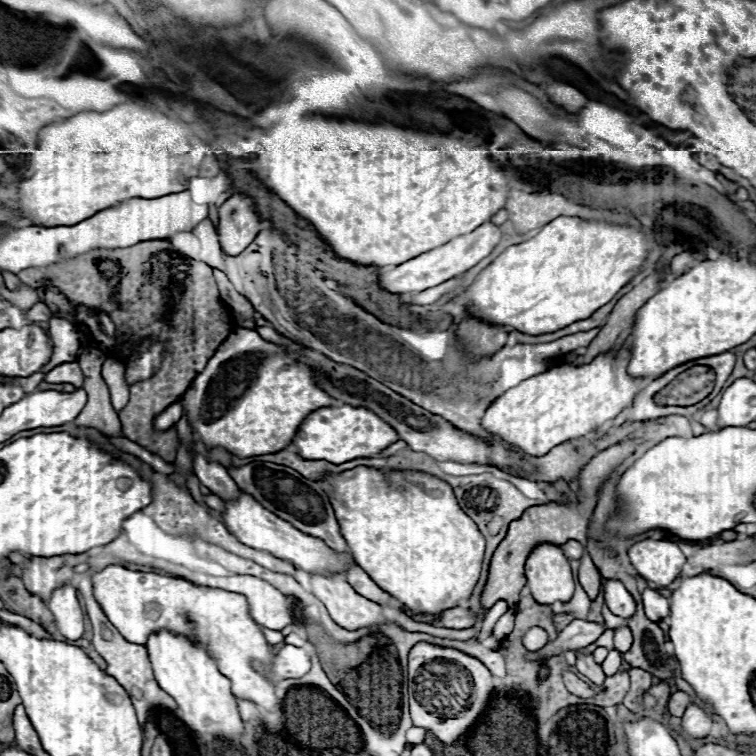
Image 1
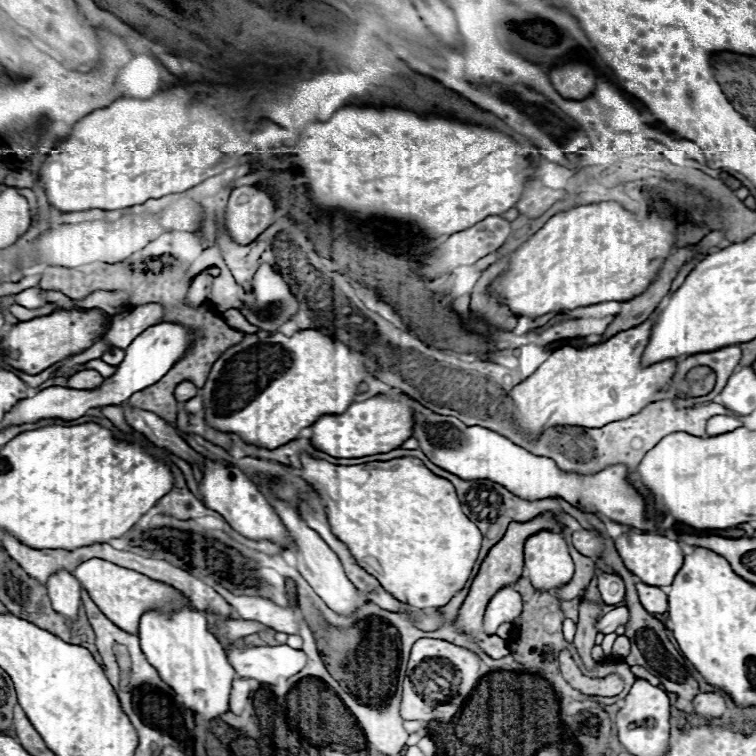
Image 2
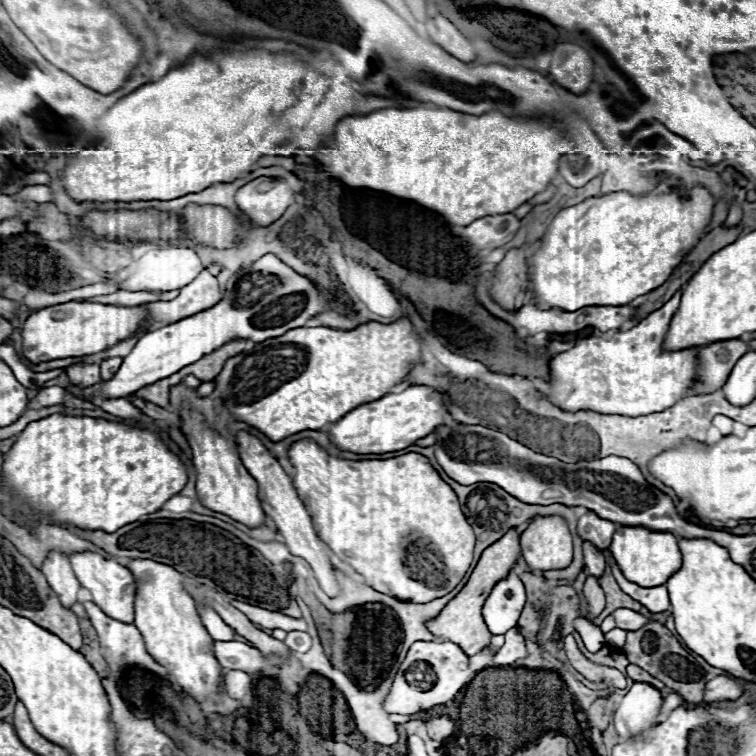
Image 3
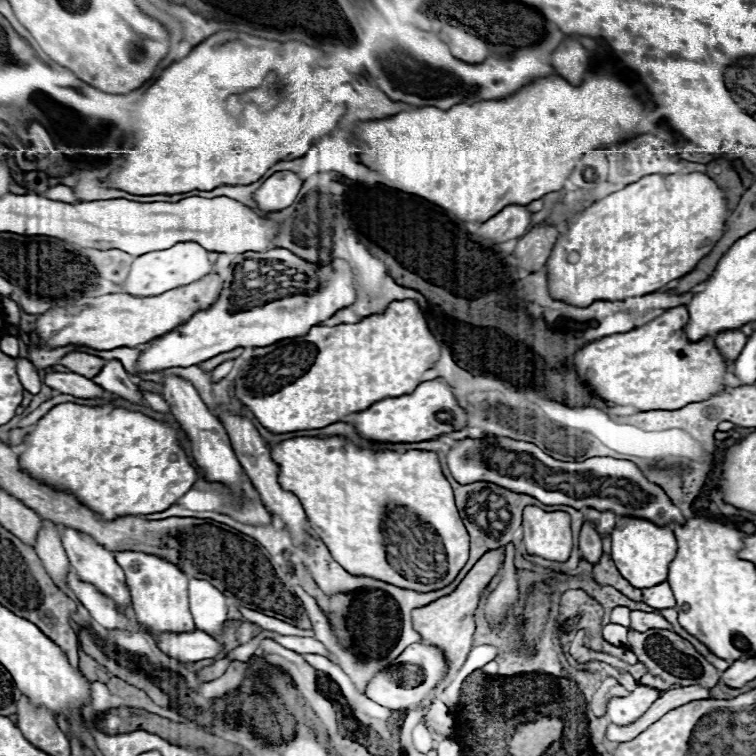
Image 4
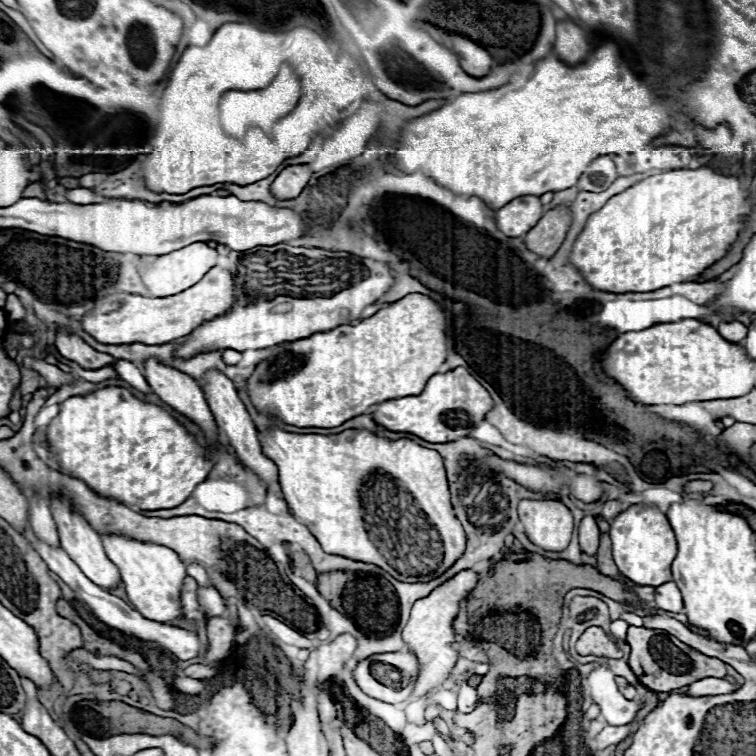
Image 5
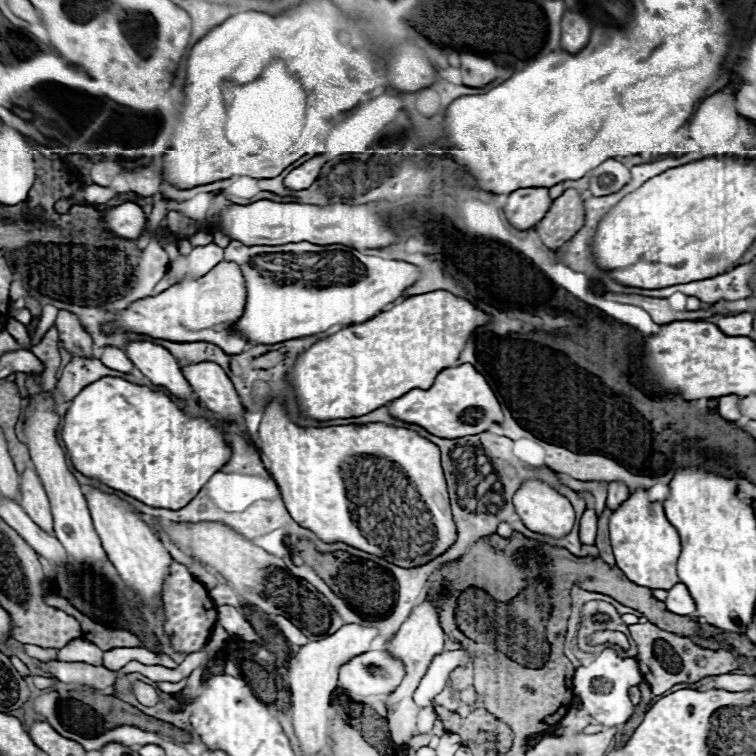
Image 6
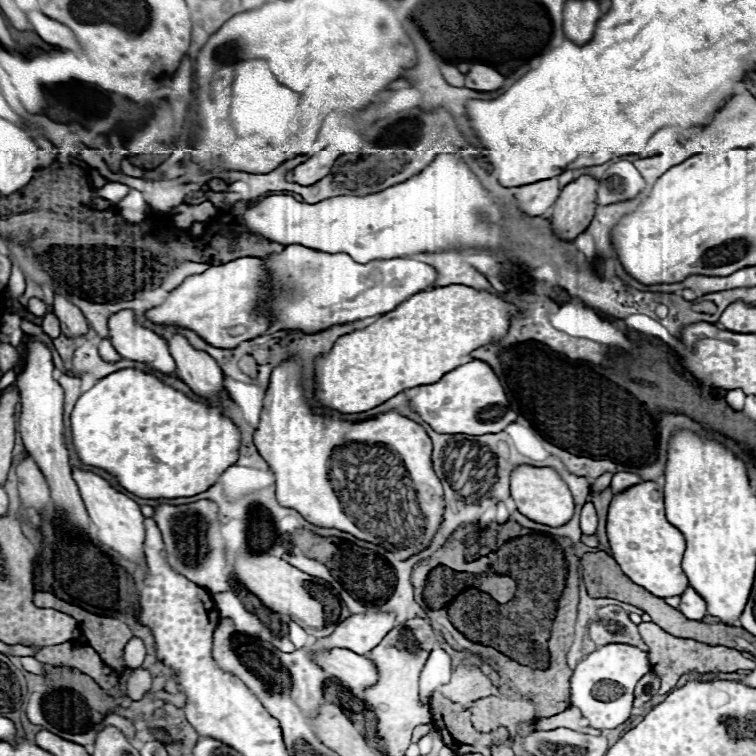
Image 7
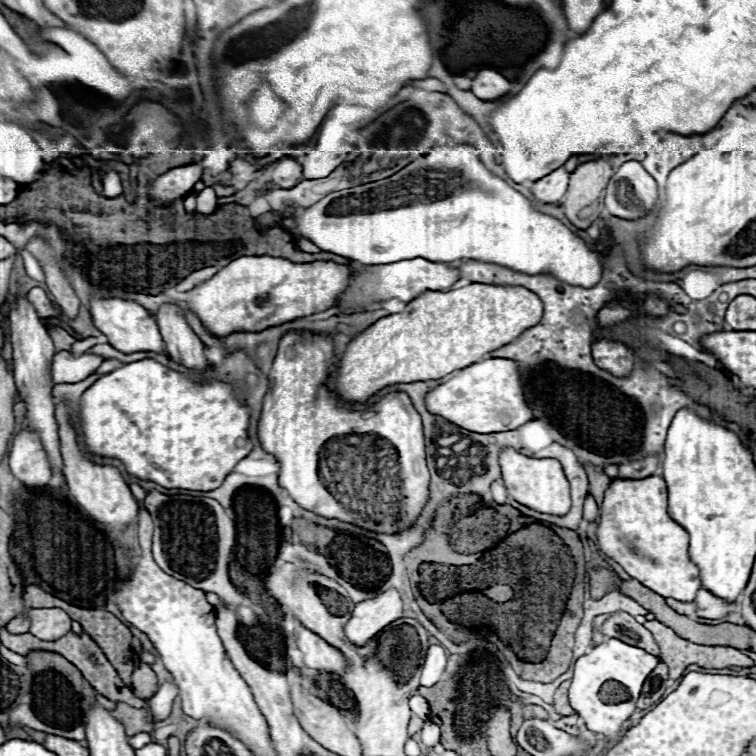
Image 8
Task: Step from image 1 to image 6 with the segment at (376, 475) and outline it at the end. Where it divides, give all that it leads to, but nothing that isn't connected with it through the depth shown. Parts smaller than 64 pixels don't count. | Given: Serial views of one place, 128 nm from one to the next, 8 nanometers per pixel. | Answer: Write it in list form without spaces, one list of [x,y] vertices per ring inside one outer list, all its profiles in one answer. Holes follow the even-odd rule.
[[[270,402],[262,418],[262,432],[258,430],[258,438],[260,436],[260,452],[270,458],[270,474],[282,492],[288,512],[322,542],[344,542],[362,552],[380,558],[386,556],[380,546],[370,544],[364,538],[362,530],[352,520],[342,474],[358,456],[378,456],[394,462],[398,468],[398,486],[390,488],[390,508],[394,508],[394,516],[404,514],[404,536],[400,536],[400,544],[398,540],[392,540],[394,544],[390,546],[388,562],[398,564],[400,568],[416,568],[442,556],[442,552],[454,544],[458,532],[452,520],[446,480],[440,466],[440,448],[416,432],[386,424],[300,428],[290,422],[290,416],[280,402]]]

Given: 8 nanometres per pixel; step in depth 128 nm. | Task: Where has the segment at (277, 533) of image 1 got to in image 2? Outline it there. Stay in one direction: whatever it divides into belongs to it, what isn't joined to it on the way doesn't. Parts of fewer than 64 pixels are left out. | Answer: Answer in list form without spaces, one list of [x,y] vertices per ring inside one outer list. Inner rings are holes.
[[[206,460],[206,468],[202,470],[204,478],[200,484],[200,494],[202,502],[220,512],[224,520],[244,538],[248,540],[268,540],[278,544],[282,550],[290,548],[290,536],[286,536],[286,526],[282,524],[280,516],[274,512],[274,508],[268,504],[268,500],[260,494],[258,486],[252,484],[238,468],[230,468],[224,464],[218,464],[214,460]]]

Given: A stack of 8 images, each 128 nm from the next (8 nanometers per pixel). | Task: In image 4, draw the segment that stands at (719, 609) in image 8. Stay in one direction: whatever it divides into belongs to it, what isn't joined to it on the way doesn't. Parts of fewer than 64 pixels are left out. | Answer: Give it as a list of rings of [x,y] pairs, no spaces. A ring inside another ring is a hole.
[[[662,582],[662,584],[652,586],[652,588],[644,588],[642,590],[642,602],[646,602],[648,606],[652,606],[656,610],[664,610],[664,608],[674,608],[676,606],[668,582]]]

